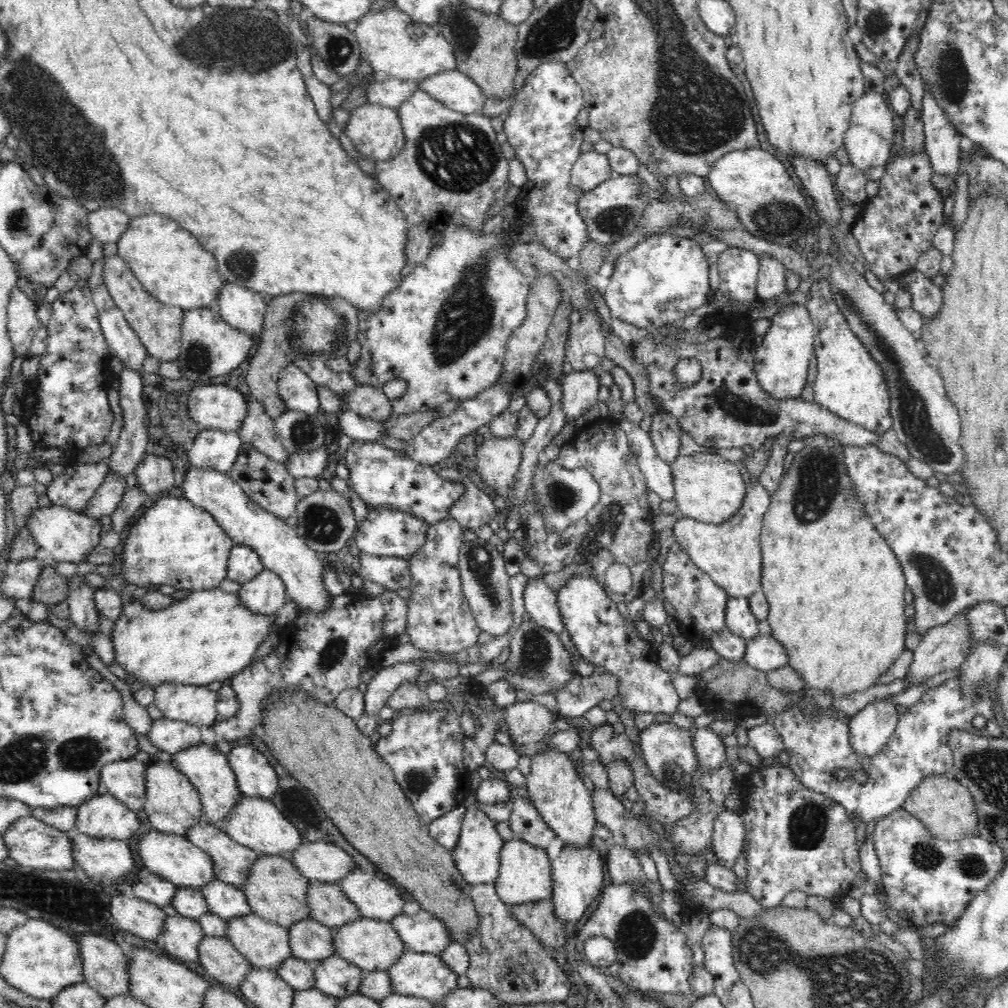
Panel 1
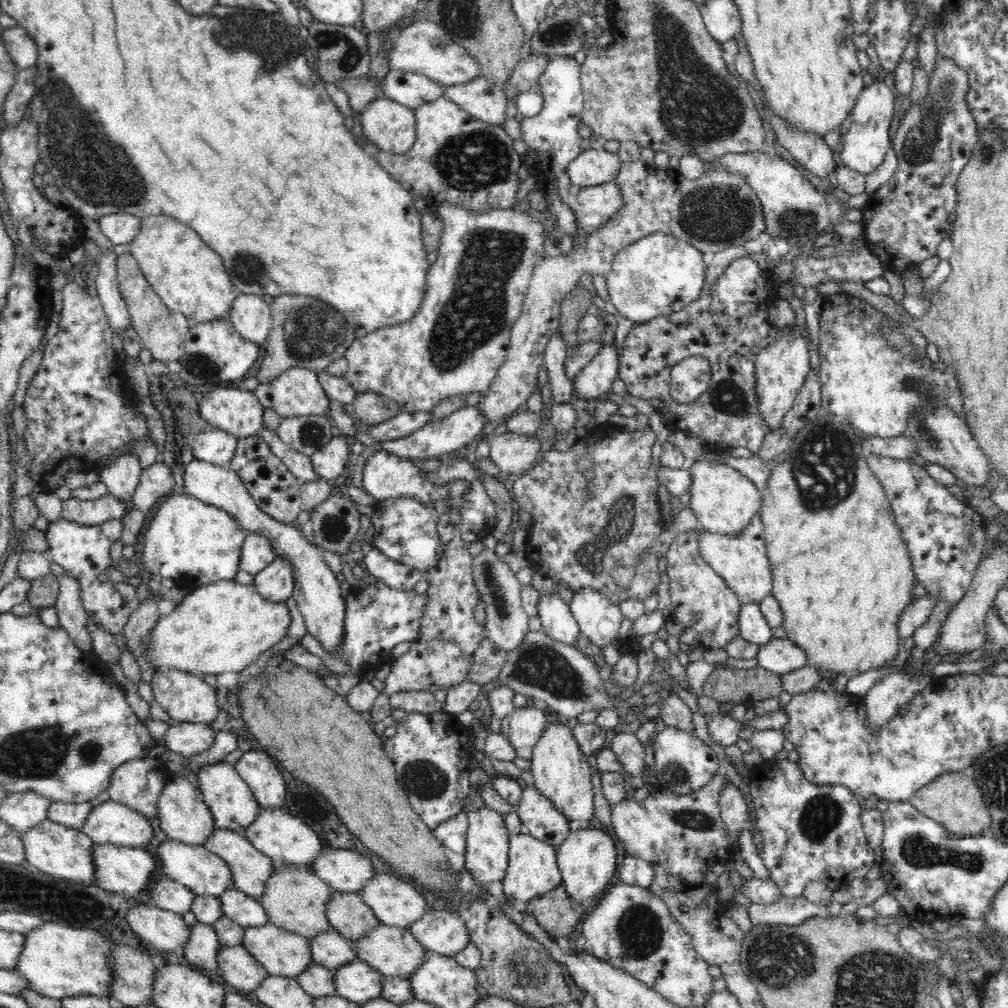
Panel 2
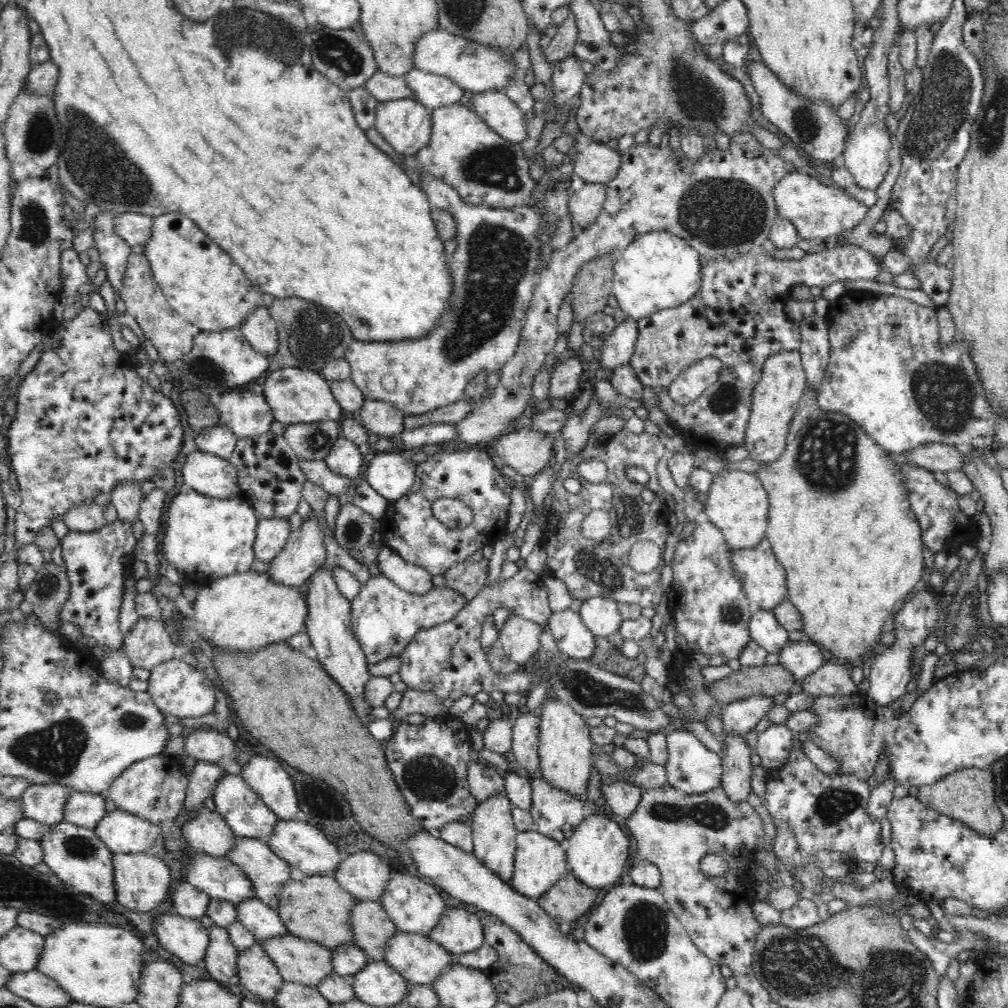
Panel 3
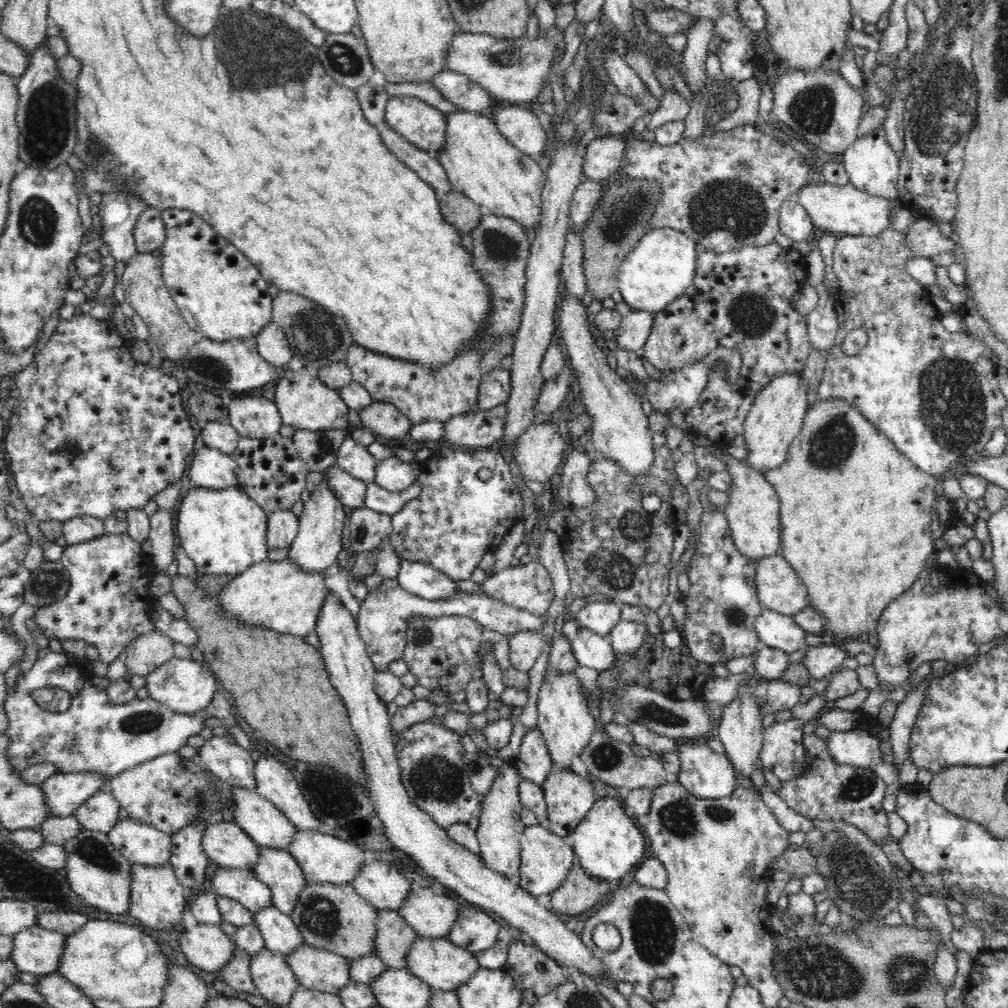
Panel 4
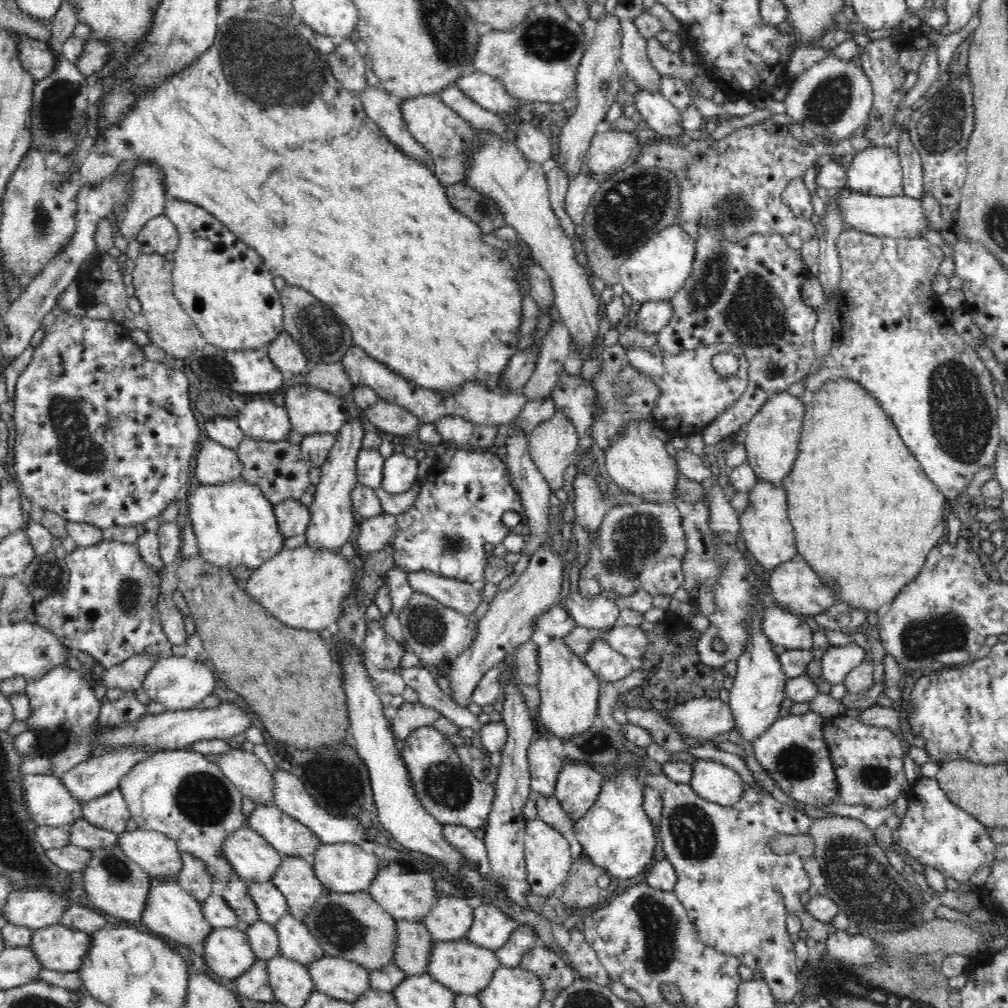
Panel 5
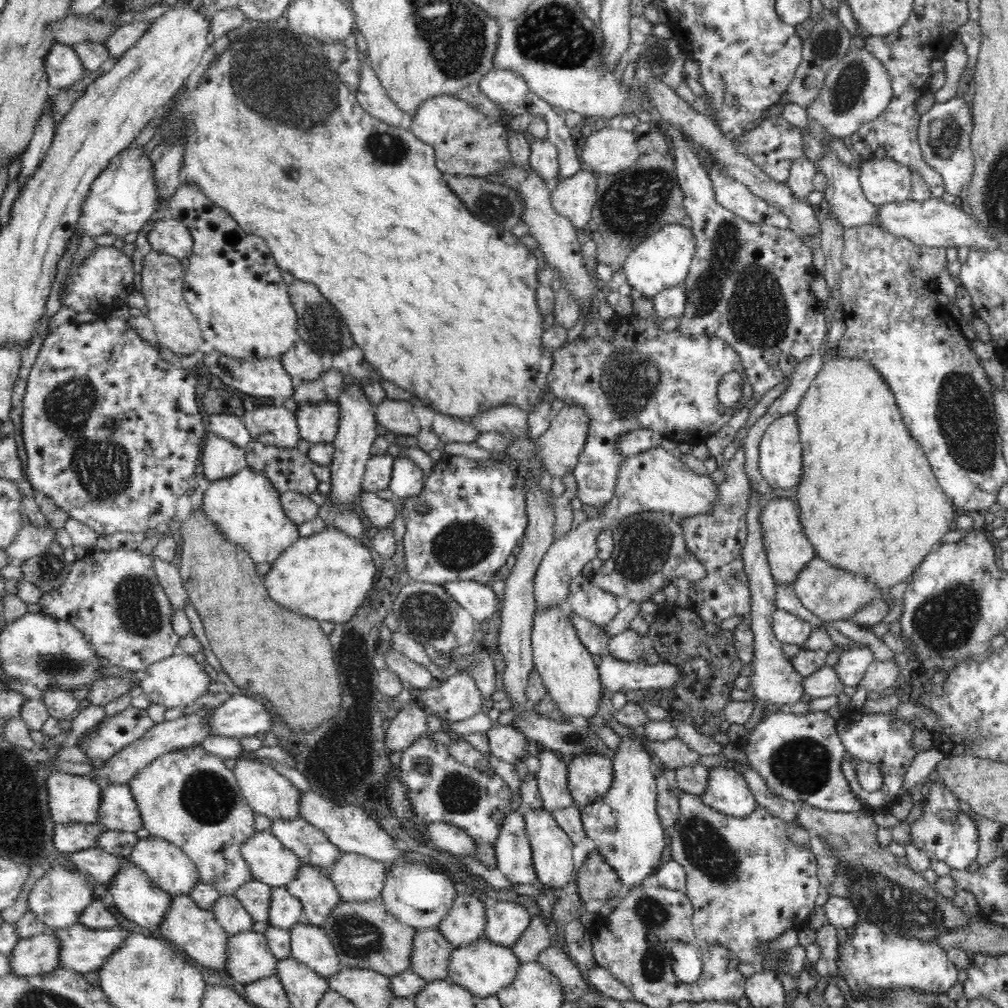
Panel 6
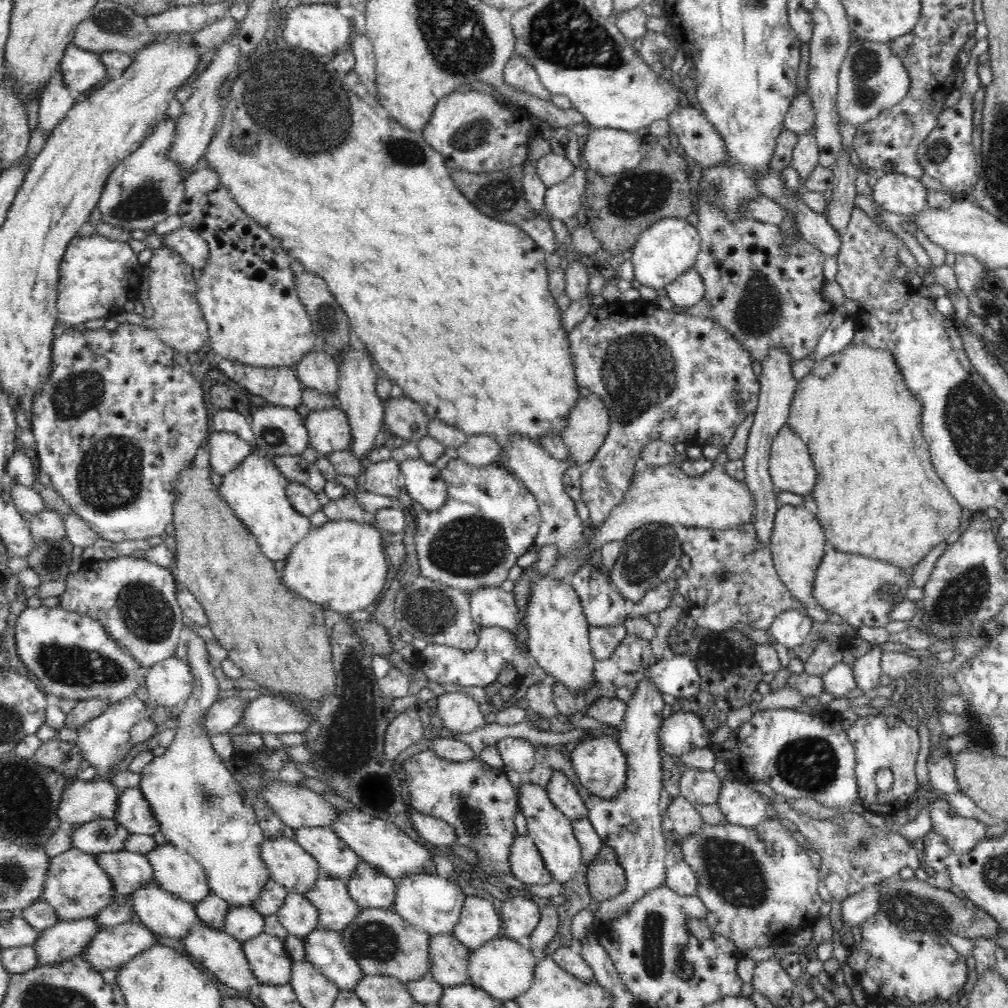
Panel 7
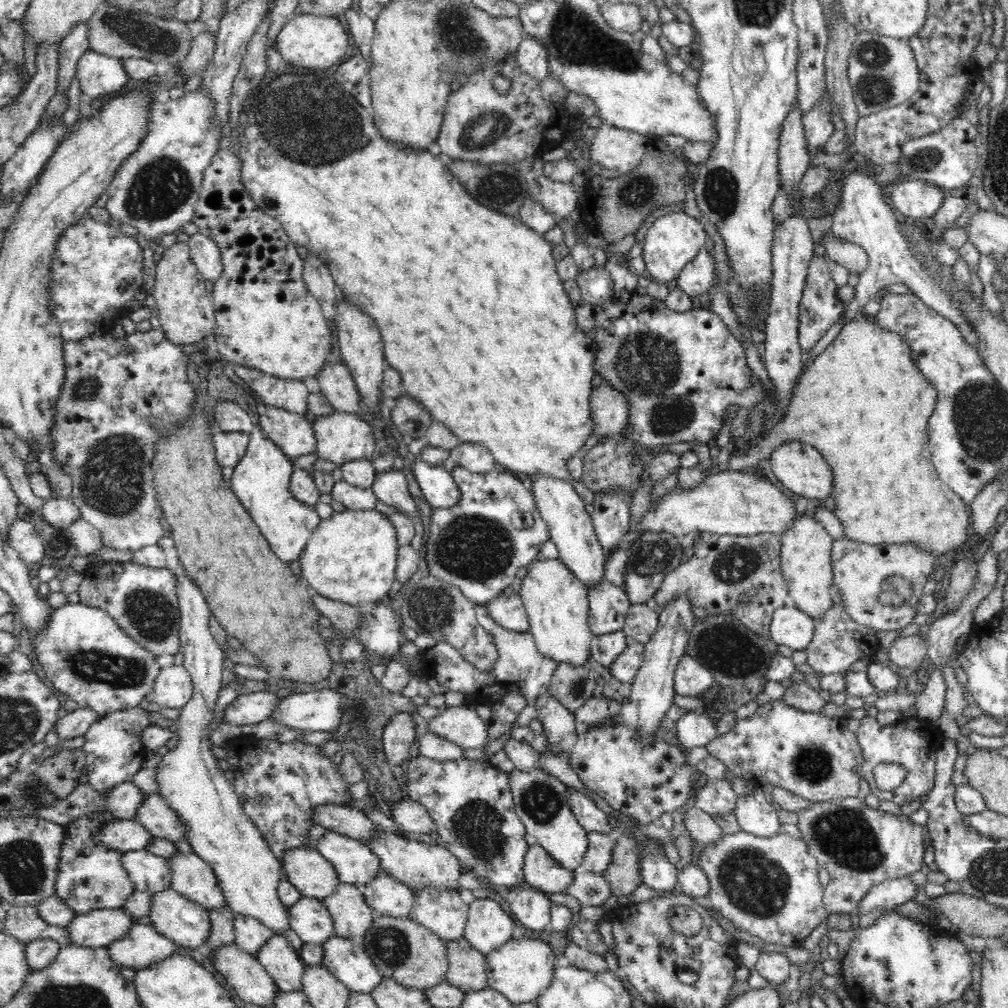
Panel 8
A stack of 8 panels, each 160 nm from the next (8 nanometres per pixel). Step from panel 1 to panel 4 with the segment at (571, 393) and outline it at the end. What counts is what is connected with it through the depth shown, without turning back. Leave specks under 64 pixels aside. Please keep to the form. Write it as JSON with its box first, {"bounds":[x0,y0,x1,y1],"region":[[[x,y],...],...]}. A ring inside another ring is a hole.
{"bounds":[613,311,653,353],"region":[[[631,311],[624,316],[620,326],[613,330],[616,348],[636,353],[642,349],[652,330],[653,314],[646,311]]]}

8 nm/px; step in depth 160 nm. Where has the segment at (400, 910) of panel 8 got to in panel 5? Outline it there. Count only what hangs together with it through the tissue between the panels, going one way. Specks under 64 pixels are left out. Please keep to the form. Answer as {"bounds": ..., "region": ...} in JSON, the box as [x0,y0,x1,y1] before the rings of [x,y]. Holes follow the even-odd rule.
{"bounds":[311,842,379,893],"region":[[[320,842],[320,846],[312,852],[311,865],[316,873],[316,879],[320,881],[327,892],[355,893],[367,892],[372,878],[376,876],[379,861],[379,857],[375,853],[369,854],[356,844]]]}

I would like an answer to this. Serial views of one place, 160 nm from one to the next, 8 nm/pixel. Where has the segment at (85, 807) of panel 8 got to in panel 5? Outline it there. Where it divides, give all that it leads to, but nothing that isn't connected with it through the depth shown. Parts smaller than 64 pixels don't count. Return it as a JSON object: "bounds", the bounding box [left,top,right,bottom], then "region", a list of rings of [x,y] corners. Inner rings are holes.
{"bounds":[20,775,82,827],"region":[[[24,775],[20,780],[22,803],[35,826],[58,827],[82,818],[82,803],[68,793],[58,777]]]}

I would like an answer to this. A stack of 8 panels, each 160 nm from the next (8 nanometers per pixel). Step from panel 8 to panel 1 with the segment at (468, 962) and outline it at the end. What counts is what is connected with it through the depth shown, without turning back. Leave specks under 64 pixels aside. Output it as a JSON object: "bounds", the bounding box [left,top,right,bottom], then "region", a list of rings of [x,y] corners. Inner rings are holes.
{"bounds":[306,881,361,927],"region":[[[312,881],[306,890],[310,919],[327,927],[336,927],[361,918],[357,906],[348,900],[337,883]]]}

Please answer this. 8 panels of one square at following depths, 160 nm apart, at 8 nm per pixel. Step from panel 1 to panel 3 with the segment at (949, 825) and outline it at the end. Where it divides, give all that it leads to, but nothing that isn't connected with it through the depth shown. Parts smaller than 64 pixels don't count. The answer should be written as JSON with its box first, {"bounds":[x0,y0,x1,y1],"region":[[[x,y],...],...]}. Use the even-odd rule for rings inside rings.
{"bounds":[916,768,1004,836],"region":[[[968,768],[948,774],[941,780],[920,787],[916,795],[920,803],[937,813],[964,823],[978,834],[992,836],[1002,828],[1004,817],[994,803],[992,772],[980,768]]]}

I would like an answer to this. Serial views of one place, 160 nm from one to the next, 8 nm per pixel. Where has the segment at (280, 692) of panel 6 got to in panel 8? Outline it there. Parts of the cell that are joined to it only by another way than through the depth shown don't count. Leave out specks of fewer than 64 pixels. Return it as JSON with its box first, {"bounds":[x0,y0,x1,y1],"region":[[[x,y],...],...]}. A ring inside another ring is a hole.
{"bounds":[155,400,334,685],"region":[[[196,400],[196,408],[193,412],[194,418],[190,422],[186,422],[184,426],[180,426],[178,430],[174,431],[167,437],[158,439],[155,444],[155,483],[156,488],[159,490],[159,503],[162,507],[164,517],[170,523],[171,538],[174,541],[174,547],[177,551],[177,556],[183,564],[183,572],[186,578],[192,580],[196,587],[200,589],[200,593],[206,597],[206,603],[212,615],[218,619],[218,623],[224,628],[228,637],[237,639],[241,648],[249,653],[252,653],[258,660],[258,663],[264,670],[269,672],[270,676],[289,680],[293,683],[304,683],[305,685],[316,685],[321,680],[326,680],[330,677],[333,670],[334,662],[331,661],[329,650],[325,646],[325,640],[321,636],[321,628],[319,624],[320,616],[319,610],[315,607],[312,591],[301,580],[292,575],[292,570],[288,567],[288,562],[280,560],[274,556],[274,552],[270,548],[268,541],[260,532],[256,523],[250,517],[250,513],[240,504],[238,497],[232,494],[230,484],[224,481],[222,477],[222,466],[216,461],[216,455],[213,445],[213,436],[208,430],[206,420],[204,420],[203,403]]]}

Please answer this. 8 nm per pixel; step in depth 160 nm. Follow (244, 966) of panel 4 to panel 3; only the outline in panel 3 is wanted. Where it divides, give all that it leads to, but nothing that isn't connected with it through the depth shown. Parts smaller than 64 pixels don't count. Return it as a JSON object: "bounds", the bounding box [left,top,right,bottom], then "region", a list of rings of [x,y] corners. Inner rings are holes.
{"bounds":[202,924,240,986],"region":[[[214,924],[208,927],[207,931],[208,946],[202,959],[209,978],[225,986],[240,984],[240,977],[236,974],[236,958],[239,950],[230,941],[228,931]]]}

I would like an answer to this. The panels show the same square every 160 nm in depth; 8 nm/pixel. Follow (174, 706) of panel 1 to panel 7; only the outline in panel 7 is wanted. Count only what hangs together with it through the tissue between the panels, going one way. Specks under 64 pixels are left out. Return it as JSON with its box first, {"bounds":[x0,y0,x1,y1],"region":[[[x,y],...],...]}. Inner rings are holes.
{"bounds":[145,656,194,709],"region":[[[174,656],[154,664],[149,670],[145,686],[159,706],[180,709],[190,700],[194,675],[188,660]]]}

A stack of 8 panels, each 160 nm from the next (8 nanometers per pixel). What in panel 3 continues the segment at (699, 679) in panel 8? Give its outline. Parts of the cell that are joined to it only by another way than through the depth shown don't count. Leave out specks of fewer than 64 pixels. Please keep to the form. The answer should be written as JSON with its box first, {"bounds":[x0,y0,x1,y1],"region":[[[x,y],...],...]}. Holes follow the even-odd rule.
{"bounds":[548,610,595,660],"region":[[[552,610],[548,618],[548,628],[562,653],[576,660],[591,660],[595,652],[594,634],[574,610]]]}

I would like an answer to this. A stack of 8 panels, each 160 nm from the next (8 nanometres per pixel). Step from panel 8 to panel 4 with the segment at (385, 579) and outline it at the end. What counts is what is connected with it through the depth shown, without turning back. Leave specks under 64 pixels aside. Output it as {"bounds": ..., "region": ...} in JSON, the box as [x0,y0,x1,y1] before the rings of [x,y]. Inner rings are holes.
{"bounds":[216,559,328,638],"region":[[[264,559],[232,576],[216,593],[216,603],[224,619],[237,621],[241,626],[264,627],[278,634],[305,638],[315,630],[318,612],[328,592],[322,573],[304,573],[290,561]]]}

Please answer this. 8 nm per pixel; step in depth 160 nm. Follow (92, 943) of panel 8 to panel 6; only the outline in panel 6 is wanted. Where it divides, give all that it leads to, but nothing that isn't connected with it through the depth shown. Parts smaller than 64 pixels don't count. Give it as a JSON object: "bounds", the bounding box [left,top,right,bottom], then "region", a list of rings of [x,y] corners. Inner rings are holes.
{"bounds":[8,934,59,977],"region":[[[39,934],[20,939],[8,954],[10,975],[16,977],[35,977],[52,972],[59,967],[56,935]]]}

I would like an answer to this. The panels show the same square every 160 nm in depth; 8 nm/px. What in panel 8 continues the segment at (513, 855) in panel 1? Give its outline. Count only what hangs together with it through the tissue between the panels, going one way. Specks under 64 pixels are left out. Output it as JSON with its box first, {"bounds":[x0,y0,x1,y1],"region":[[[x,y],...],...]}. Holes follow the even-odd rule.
{"bounds":[509,769,588,869],"region":[[[515,769],[509,773],[509,783],[515,811],[524,823],[528,836],[532,836],[537,845],[546,849],[563,869],[578,868],[588,848],[587,830],[580,826],[570,811],[570,805],[566,799],[566,785],[540,769],[532,771]]]}

